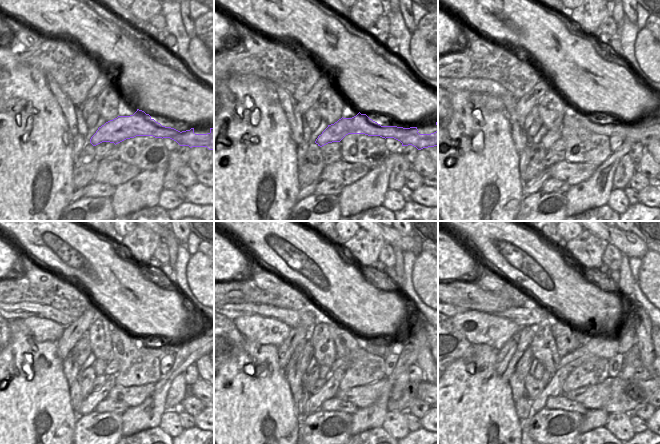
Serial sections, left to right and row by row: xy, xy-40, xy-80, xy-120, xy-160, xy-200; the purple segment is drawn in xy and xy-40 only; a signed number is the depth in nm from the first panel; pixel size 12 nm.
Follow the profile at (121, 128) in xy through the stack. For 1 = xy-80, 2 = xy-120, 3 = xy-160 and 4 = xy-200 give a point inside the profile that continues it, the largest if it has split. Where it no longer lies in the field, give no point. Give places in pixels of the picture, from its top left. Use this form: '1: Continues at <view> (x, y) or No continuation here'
1: Continues at xy-80 (634, 135)
2: Continues at xy-120 (158, 352)
3: Continues at xy-160 (324, 371)
4: Continues at xy-200 (546, 376)

